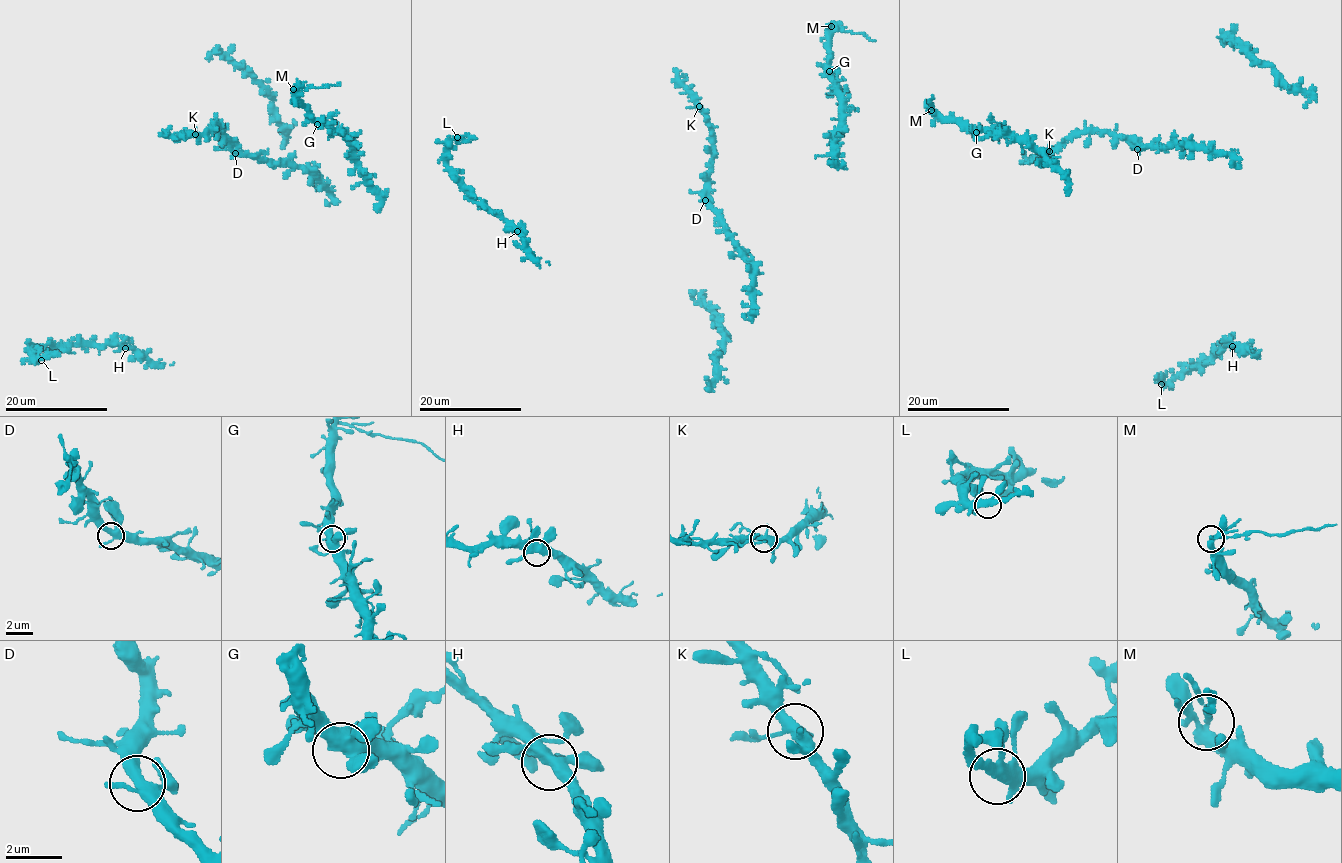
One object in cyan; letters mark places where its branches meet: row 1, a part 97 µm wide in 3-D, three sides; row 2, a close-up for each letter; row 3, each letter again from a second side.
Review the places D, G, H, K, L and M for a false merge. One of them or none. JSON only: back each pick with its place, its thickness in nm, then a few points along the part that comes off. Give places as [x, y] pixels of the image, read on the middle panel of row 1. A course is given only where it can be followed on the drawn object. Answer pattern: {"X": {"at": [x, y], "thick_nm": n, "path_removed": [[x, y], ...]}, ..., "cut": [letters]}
{"M": {"at": [831, 26], "thick_nm": 280, "path_removed": [[831, 26], [861, 32], [875, 41]]}, "cut": ["M"]}

